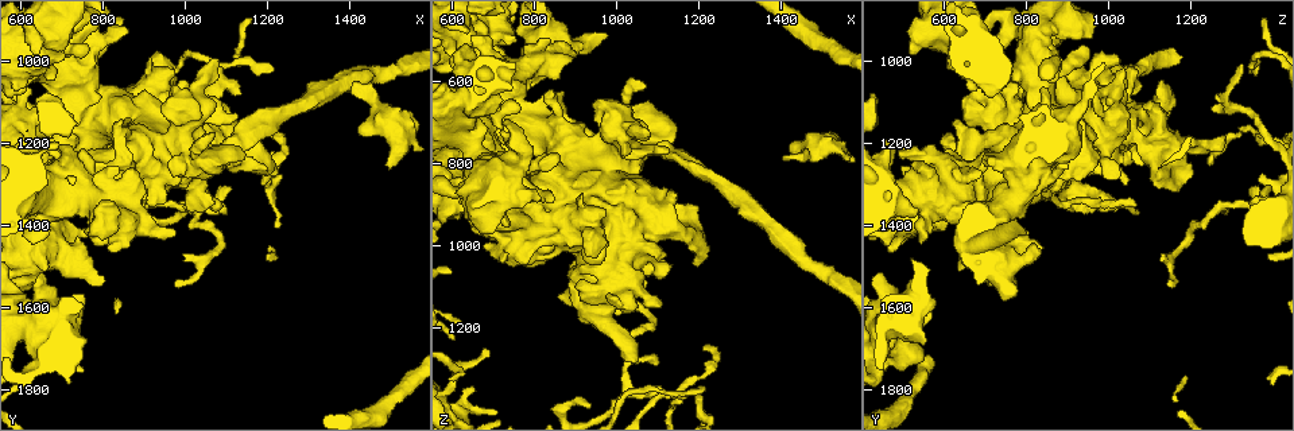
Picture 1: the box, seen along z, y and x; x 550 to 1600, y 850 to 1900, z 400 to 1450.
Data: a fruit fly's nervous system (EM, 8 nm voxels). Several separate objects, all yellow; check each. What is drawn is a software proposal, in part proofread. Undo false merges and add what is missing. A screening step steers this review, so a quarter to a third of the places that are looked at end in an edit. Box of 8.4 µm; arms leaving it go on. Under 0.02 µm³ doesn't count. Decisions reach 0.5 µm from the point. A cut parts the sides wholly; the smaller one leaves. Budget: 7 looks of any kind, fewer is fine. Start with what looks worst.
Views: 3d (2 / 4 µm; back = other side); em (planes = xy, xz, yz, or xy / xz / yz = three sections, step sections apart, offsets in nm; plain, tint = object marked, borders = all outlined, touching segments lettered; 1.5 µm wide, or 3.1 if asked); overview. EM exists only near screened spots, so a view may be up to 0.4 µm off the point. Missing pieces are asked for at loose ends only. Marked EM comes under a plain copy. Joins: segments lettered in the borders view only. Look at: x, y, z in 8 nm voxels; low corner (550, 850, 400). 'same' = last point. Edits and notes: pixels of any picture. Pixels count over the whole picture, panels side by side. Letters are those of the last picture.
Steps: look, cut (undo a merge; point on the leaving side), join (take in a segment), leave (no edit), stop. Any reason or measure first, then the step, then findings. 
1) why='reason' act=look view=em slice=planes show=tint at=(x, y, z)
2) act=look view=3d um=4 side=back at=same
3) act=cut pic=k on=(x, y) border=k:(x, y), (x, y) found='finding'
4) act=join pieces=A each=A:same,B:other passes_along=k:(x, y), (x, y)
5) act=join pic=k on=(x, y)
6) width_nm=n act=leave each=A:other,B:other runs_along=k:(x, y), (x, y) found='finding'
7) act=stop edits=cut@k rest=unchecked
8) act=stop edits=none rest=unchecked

why='free end' act=look view=3d um=4 side=back at=(1070, 1130, 715)

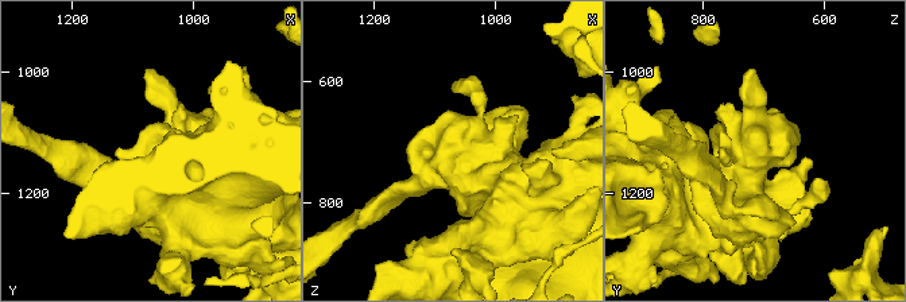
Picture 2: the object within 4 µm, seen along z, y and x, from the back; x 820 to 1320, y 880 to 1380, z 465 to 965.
arms=3 arm_widths_nm=260,360,380 act=look view=em slice=planes show=borders at=same

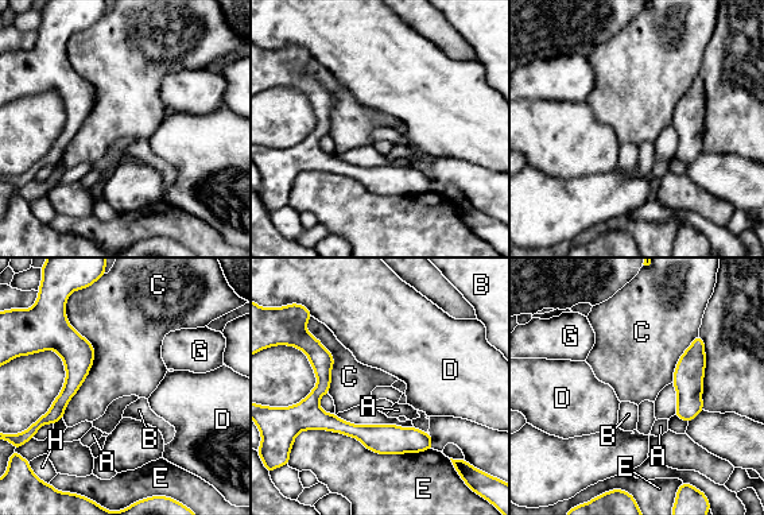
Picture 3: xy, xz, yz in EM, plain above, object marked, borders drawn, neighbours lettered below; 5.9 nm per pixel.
act=leave each=A:other,B:other,C:other,D:other,E:other,G:other,H:other border=3:(68, 301), (93, 364), (62, 417) found='none of them fits'

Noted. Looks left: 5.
why='free end' act=look view=em slice=planes show=borders at=(860, 930, 770)

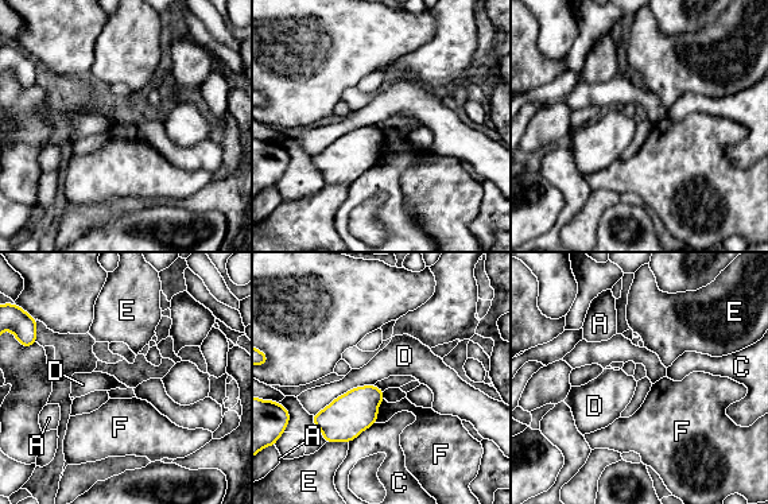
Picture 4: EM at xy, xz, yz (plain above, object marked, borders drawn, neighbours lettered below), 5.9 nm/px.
act=leave each=A:other,C:other,D:other,E:other,F:other border=4:(373, 384), (345, 391), (313, 415) found='none of them fits'

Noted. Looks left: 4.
why='free end' act=look view=em slice=yz step=8 show=borders at=(975, 1415, 485)

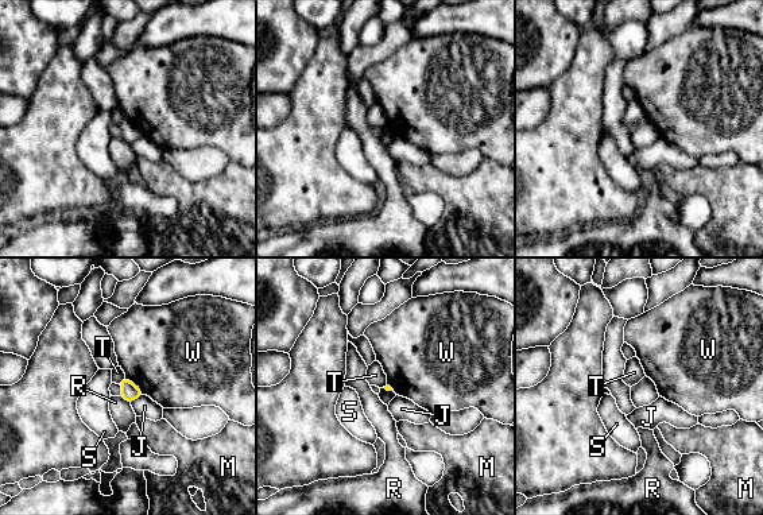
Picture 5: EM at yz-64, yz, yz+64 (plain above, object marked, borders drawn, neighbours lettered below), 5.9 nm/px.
why='cut it another way' act=look view=em slice=planes show=borders at=same

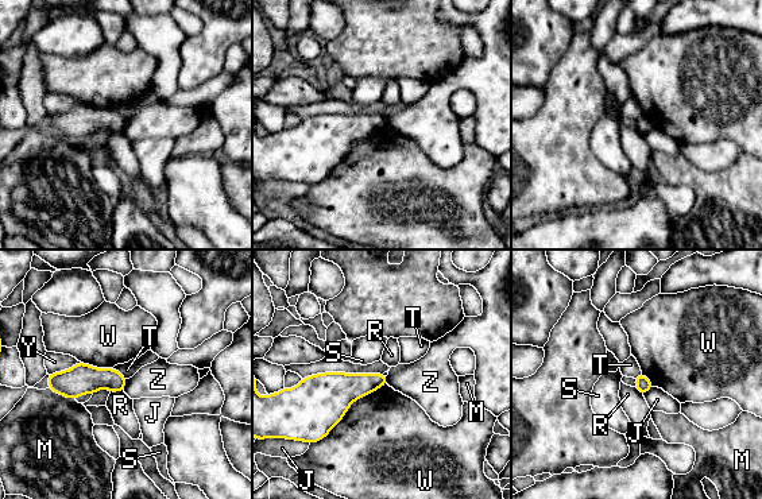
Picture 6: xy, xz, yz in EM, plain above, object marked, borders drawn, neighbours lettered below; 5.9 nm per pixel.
act=leave each=J:other,M:other,R:other,S:other,T:other,W:other,Y:other,Z:other found='no lettered segment goes on from it'

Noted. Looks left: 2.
act=stop edits=none rest=unchecked

